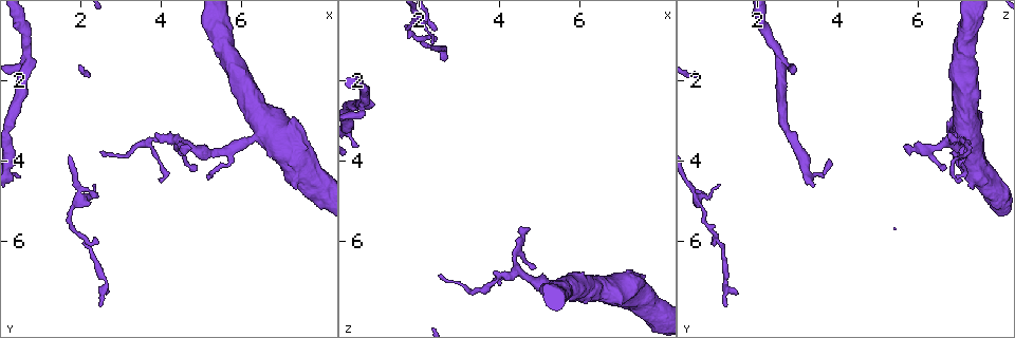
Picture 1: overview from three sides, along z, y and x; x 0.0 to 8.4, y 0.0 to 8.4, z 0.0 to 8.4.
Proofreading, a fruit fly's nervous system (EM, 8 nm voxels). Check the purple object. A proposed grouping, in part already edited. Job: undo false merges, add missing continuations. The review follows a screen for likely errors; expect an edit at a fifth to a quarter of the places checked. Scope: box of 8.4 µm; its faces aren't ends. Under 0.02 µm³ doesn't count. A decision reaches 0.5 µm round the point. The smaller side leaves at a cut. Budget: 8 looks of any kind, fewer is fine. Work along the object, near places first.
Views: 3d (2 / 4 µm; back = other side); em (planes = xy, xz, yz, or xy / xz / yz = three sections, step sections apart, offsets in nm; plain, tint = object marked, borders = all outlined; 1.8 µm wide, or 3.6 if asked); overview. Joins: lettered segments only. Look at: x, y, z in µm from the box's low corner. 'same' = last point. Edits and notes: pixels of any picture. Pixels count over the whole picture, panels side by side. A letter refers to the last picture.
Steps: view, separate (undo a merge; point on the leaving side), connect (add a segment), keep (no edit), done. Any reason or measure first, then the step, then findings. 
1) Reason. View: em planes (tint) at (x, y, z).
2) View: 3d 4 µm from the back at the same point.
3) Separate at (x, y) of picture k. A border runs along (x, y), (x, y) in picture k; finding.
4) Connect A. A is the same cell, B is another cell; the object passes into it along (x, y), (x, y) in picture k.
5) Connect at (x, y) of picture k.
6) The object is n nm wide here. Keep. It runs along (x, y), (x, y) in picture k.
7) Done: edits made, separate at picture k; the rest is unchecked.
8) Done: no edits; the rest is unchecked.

An open end. View: 3d 4 µm at (2.45, 7.65, 1.20).

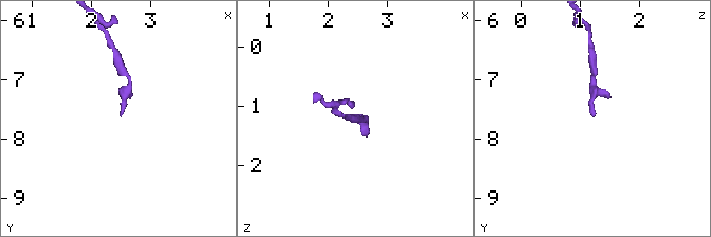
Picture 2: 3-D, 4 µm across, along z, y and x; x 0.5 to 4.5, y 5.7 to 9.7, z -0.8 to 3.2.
Need the tissue. View: em xy step 16 (tint) at (2.45, 7.60, 1.25).

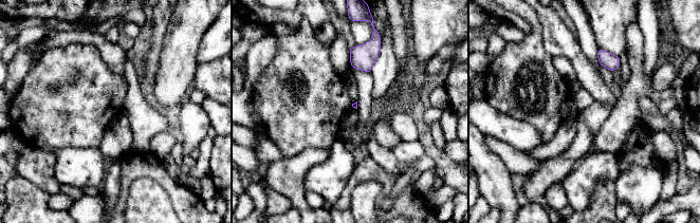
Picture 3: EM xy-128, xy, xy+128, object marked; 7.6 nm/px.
View: em planes (borders) at the same point.

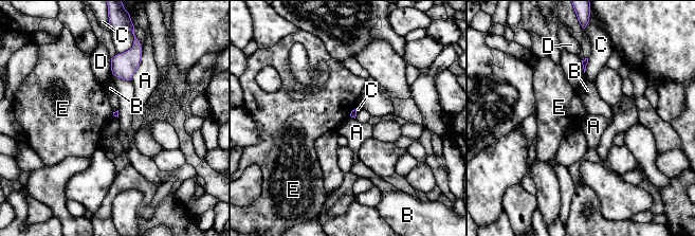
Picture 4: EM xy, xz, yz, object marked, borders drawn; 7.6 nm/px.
Keep. A, B, C, D and E are other cells; a border runs along (142, 52), (142, 60), (130, 79) in picture 4; no lettered segment goes on from it.

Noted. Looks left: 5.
Tapers out. View: 3d 4 µm at (2.40, 4.60, 1.05).

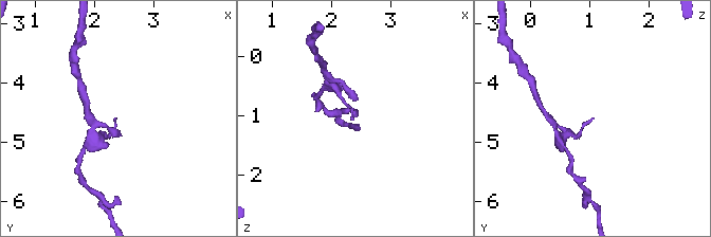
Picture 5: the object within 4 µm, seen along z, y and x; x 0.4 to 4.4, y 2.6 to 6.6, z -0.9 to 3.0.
View: em planes (borders) at (2.40, 4.60, 1.10).

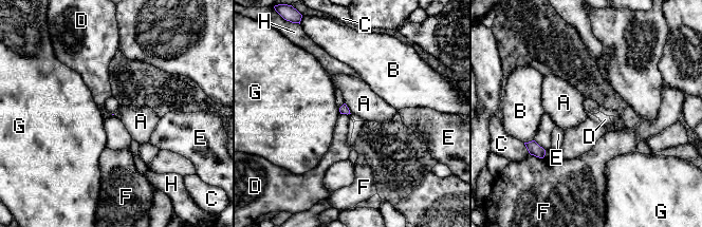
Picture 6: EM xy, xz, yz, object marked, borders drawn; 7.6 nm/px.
Keep. A, B, C, D, E, F, G and H are other cells; a border runs along (345, 102), (351, 113) in picture 6; no lettered segment goes on from it.

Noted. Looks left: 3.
Thin neck. View: em planes (plain) at (4.55, 3.50, 6.80).

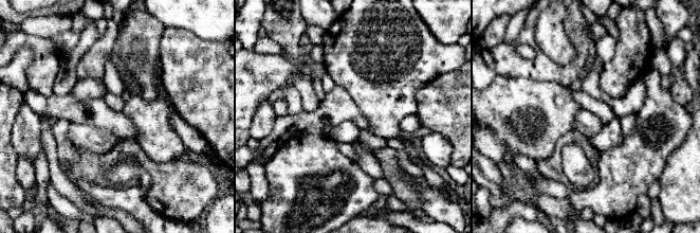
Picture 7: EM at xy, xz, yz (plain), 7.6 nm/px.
With the object marked. View: em planes (tint) at the same point.

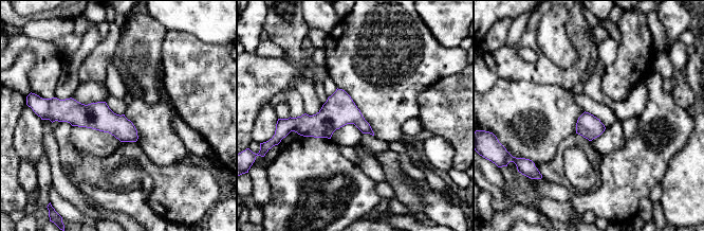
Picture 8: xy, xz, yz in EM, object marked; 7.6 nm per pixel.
See the neighbours. View: em planes (borders) at the same point.

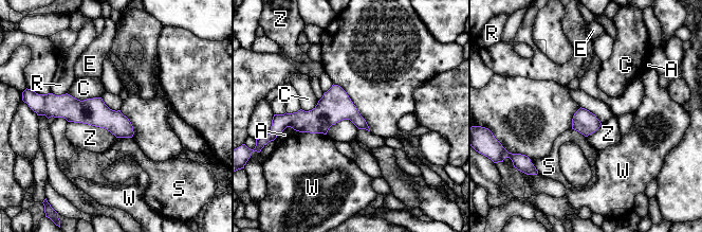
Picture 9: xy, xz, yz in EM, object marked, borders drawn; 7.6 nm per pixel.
The longest contact is with Z, 380 nm. Keep. A, C, E, R, S, W and Z are other cells; a border runs along (69, 121), (104, 127), (116, 137) in picture 9; all the same cell.

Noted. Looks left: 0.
Done: no edits; the rest is unchecked.

